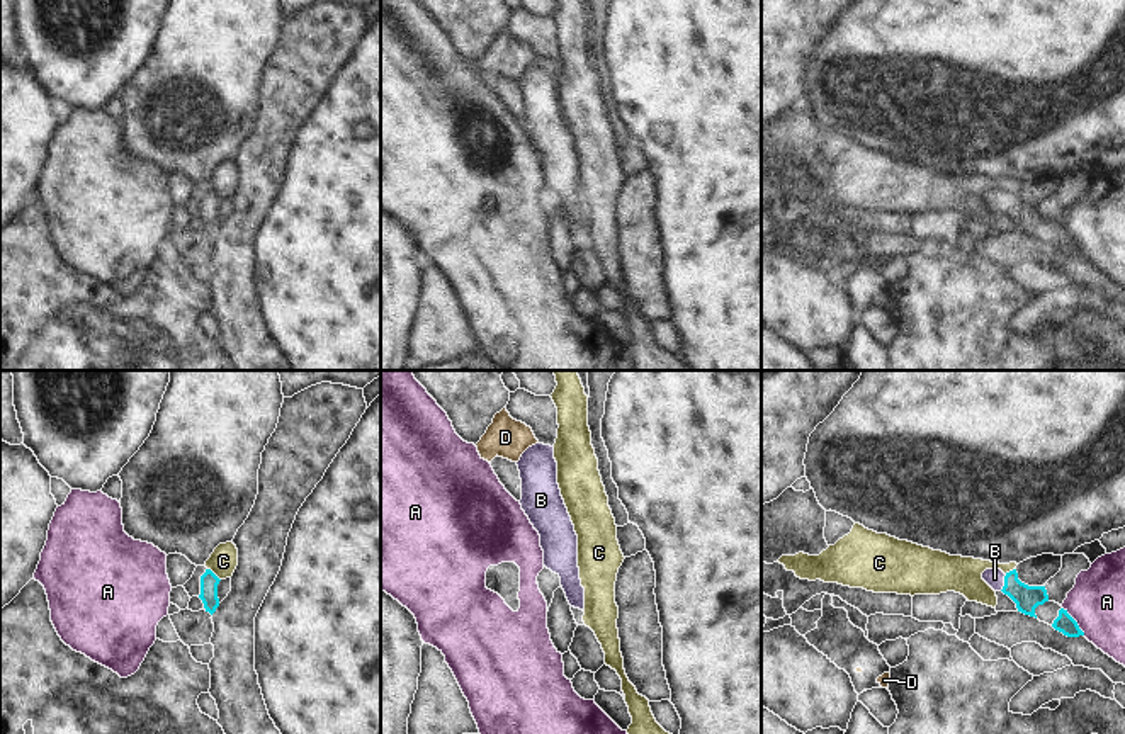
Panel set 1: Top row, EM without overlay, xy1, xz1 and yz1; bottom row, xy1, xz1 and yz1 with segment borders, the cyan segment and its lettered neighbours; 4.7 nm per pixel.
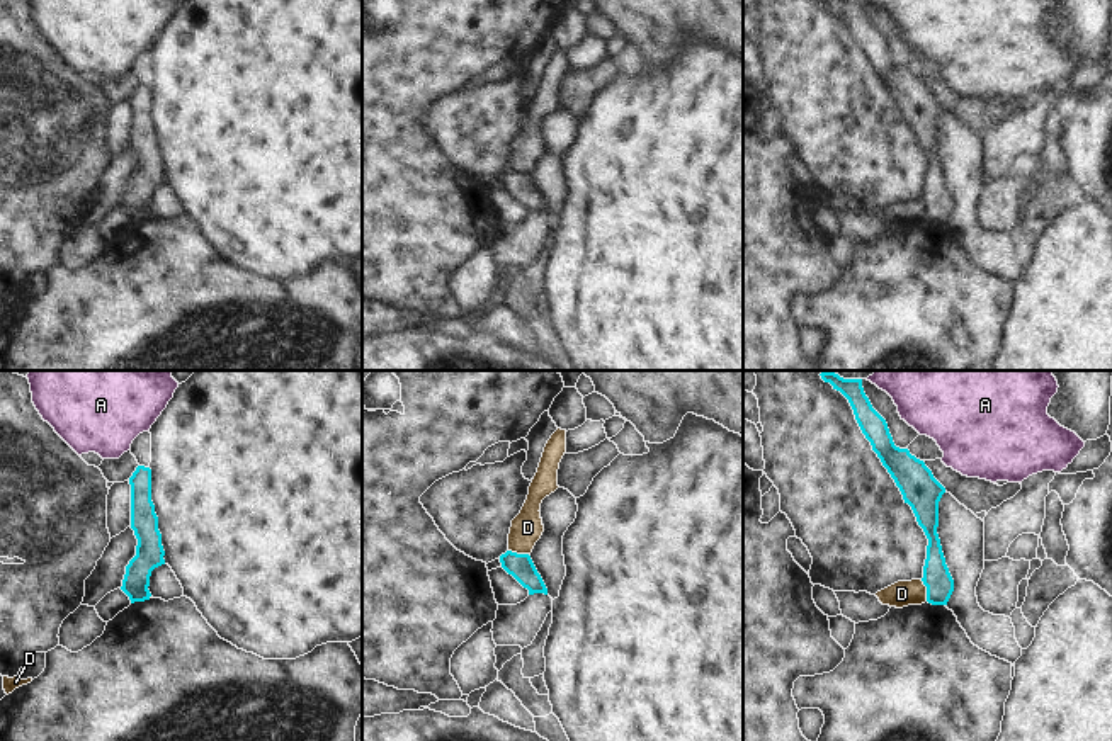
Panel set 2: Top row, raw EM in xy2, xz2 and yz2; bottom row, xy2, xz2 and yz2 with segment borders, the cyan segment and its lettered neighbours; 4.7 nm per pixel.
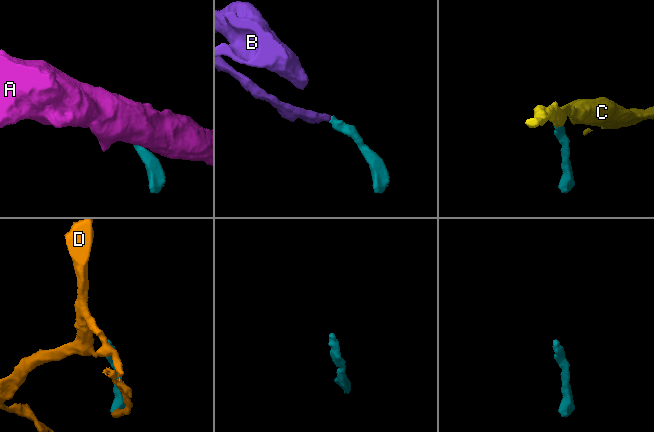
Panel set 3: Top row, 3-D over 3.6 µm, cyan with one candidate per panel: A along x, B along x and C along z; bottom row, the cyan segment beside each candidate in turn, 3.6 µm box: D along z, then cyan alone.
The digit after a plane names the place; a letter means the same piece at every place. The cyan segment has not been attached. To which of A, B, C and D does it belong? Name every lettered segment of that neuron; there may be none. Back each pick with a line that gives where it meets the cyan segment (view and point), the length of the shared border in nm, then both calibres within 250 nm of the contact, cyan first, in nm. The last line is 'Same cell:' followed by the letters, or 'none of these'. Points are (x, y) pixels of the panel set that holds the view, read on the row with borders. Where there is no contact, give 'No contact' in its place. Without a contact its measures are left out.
B: Touches cyan at yz1 (1005, 583). Shared border 90 nm. Thickness 120 nm (cyan) against 90 nm
Same cell: B

